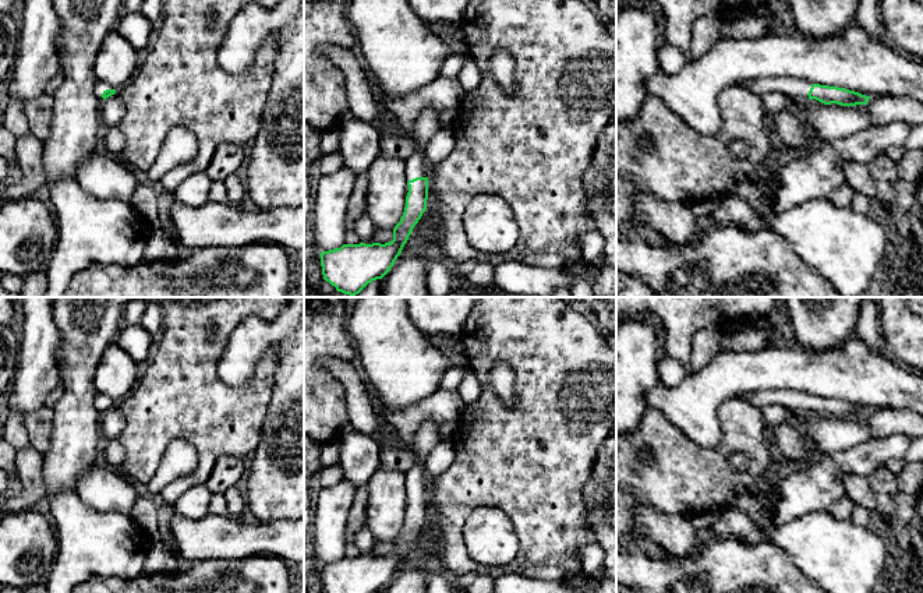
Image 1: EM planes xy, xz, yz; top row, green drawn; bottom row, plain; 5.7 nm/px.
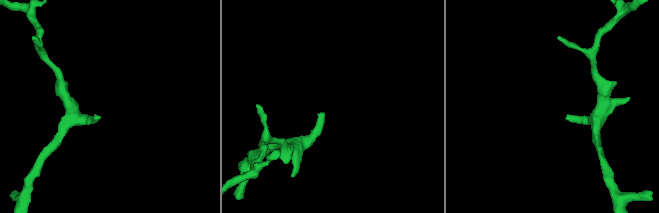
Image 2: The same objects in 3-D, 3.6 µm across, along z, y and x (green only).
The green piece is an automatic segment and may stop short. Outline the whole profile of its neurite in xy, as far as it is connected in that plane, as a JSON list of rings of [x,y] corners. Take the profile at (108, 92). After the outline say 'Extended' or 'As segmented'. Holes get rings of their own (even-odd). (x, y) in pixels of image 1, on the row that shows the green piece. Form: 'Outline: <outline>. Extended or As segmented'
Outline: [[[98,80],[96,84],[95,84],[95,87],[93,87],[93,92],[95,92],[95,95],[100,100],[105,100],[106,98],[114,95],[116,89],[110,84]]]. Extended

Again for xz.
Outline: [[[425,109],[410,133],[415,137],[417,148],[406,159],[409,193],[403,216],[393,229],[393,240],[385,244],[365,244],[363,241],[343,244],[340,248],[321,253],[323,279],[337,292],[356,296],[372,280],[382,279],[393,267],[427,209],[429,172],[425,148],[439,130],[439,114],[434,109]]]. Extended

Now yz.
Outline: [[[764,77],[753,81],[738,82],[738,85],[761,96],[770,92],[782,92],[789,96],[793,103],[816,99],[824,105],[837,103],[841,106],[856,106],[867,105],[870,99],[870,96],[855,91],[813,84],[793,77]]]. Extended

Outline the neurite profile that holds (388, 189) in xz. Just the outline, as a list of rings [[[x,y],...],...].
[[[378,155],[368,167],[367,213],[379,230],[400,222],[409,193],[406,160]]]

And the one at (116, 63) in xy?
[[[116,29],[109,32],[95,59],[96,78],[119,89],[127,84],[138,70],[141,54]]]

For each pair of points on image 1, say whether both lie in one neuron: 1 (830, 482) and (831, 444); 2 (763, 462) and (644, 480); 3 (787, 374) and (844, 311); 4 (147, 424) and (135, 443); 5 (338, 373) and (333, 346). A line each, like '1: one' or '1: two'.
1: two
2: one
3: two
4: one
5: two

